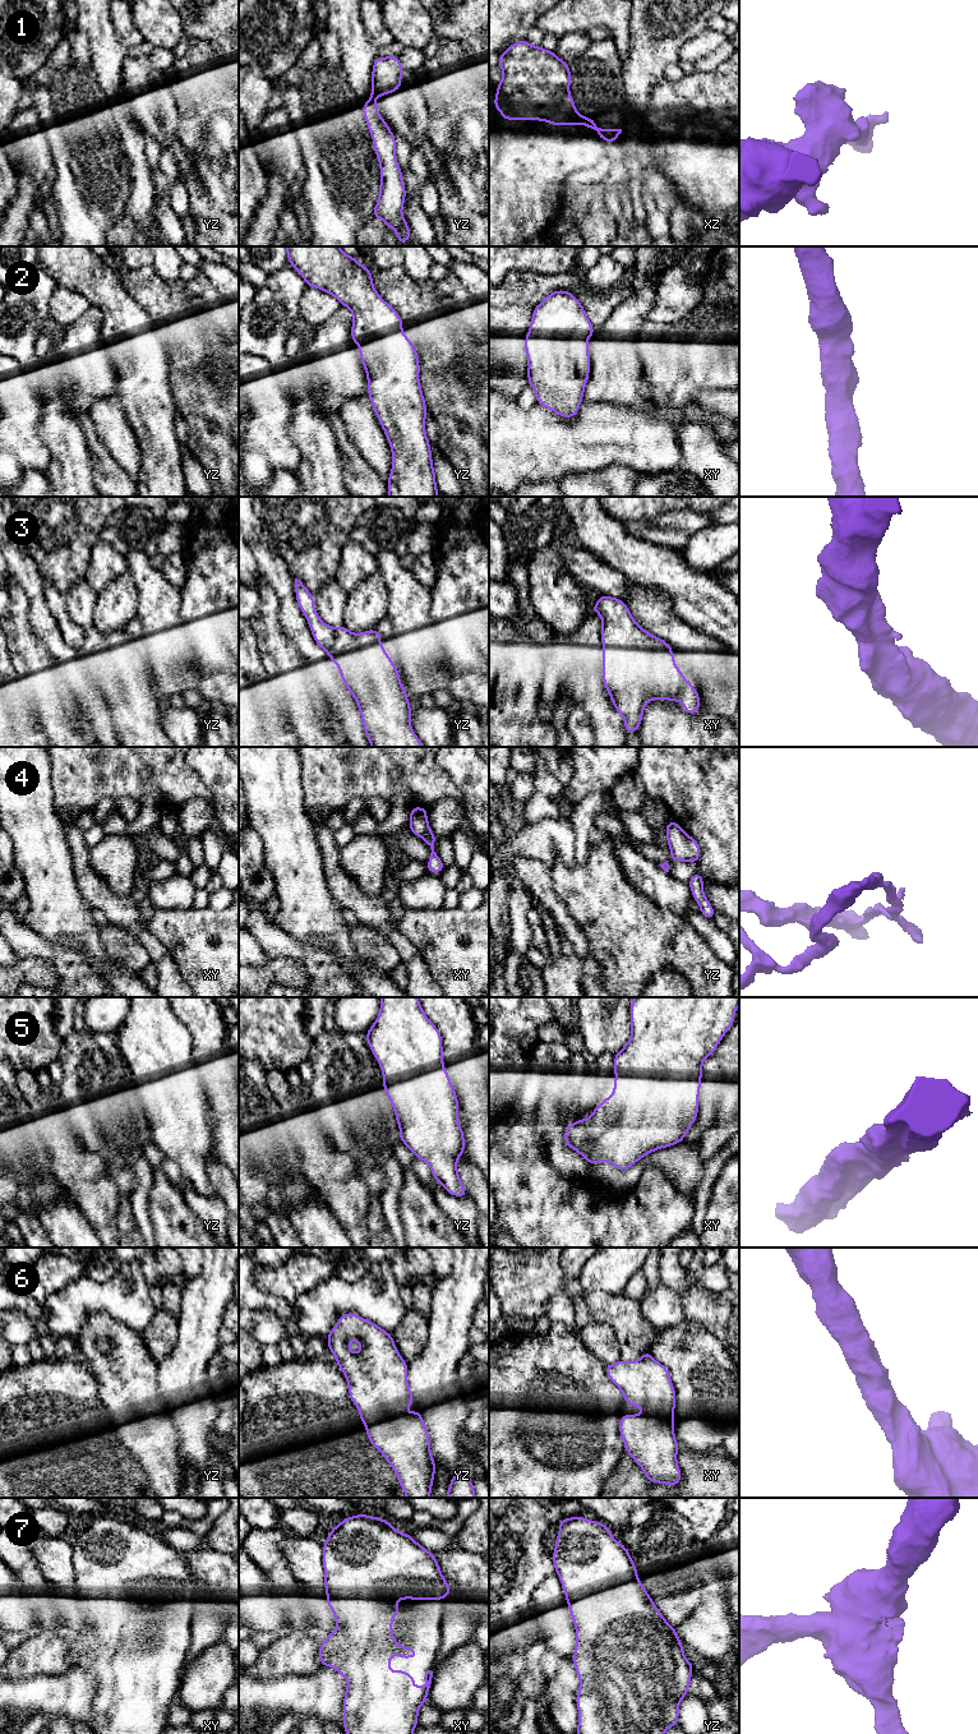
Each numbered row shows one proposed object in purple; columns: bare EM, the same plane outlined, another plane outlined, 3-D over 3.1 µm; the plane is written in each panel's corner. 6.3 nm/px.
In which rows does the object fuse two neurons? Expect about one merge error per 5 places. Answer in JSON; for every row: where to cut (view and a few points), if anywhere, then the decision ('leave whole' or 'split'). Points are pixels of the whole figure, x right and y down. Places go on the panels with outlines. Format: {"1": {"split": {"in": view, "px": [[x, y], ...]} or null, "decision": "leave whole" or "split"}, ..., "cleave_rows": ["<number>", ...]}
{"1": {"split": {"in": "yz", "px": [[369, 98], [373, 100]]}, "decision": "split"}, "2": {"split": null, "decision": "leave whole"}, "3": {"split": null, "decision": "leave whole"}, "4": {"split": {"in": "xy", "px": [[428, 826], [420, 836]]}, "decision": "split"}, "5": {"split": null, "decision": "leave whole"}, "6": {"split": null, "decision": "leave whole"}, "7": {"split": null, "decision": "leave whole"}, "cleave_rows": ["1", "4"]}

